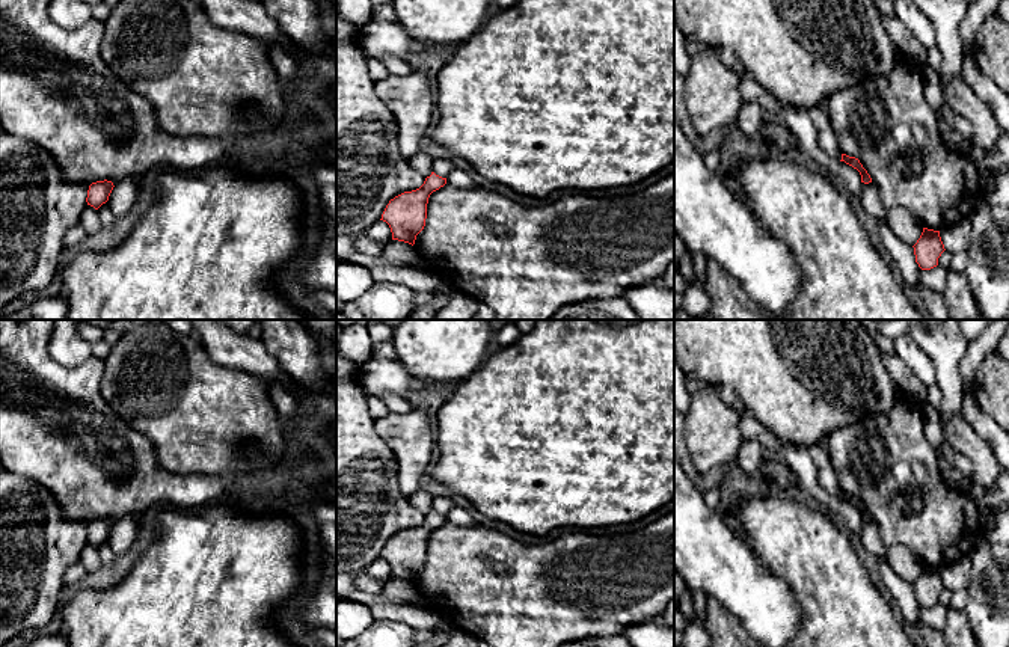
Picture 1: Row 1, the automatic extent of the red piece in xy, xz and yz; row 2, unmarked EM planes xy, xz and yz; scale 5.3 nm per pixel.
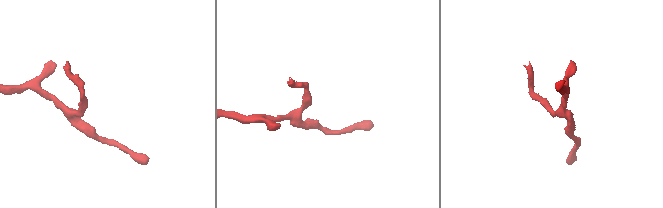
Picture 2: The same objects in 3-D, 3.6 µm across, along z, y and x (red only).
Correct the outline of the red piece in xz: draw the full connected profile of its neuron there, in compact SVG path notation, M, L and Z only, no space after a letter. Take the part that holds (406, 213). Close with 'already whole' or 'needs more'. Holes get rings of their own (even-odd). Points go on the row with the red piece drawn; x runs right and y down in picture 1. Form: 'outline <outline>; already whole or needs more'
outline M431 172L419 189L404 192L389 201L380 220L389 225L392 240L415 244L416 235L425 226L428 198L445 184L446 178Z; already whole

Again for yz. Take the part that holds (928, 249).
outline M923 228L917 243L912 246L915 262L922 270L931 270L938 265L938 258L946 250L940 231Z; already whole

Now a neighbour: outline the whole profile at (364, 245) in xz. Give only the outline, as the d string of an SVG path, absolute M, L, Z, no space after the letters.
M365 232L351 234L350 237L354 243L354 252L359 252L363 255L380 256L386 246L383 243L379 243L370 238Z

